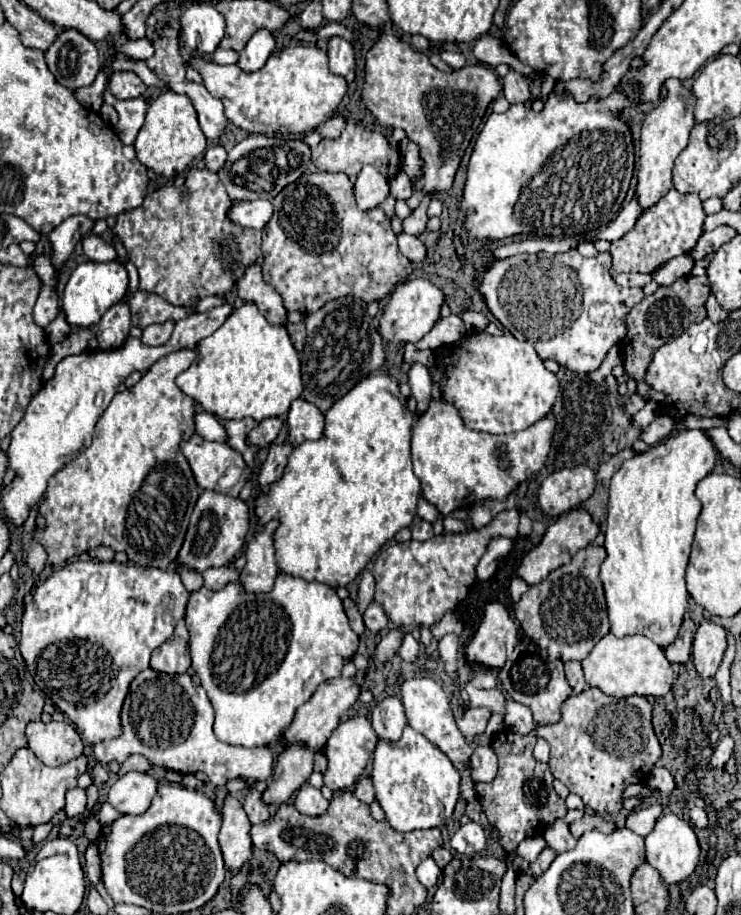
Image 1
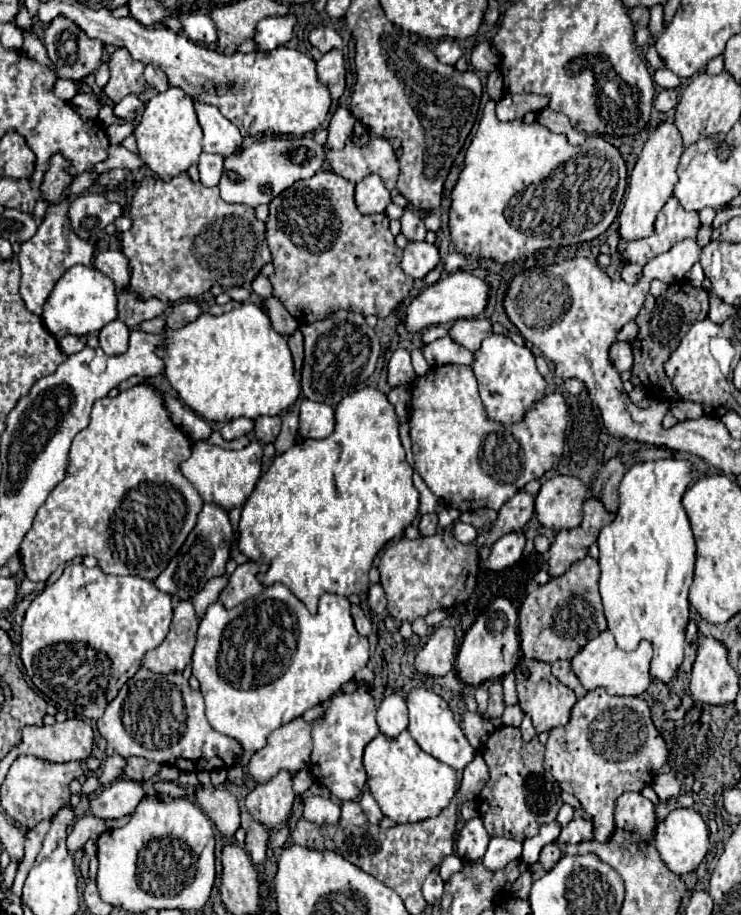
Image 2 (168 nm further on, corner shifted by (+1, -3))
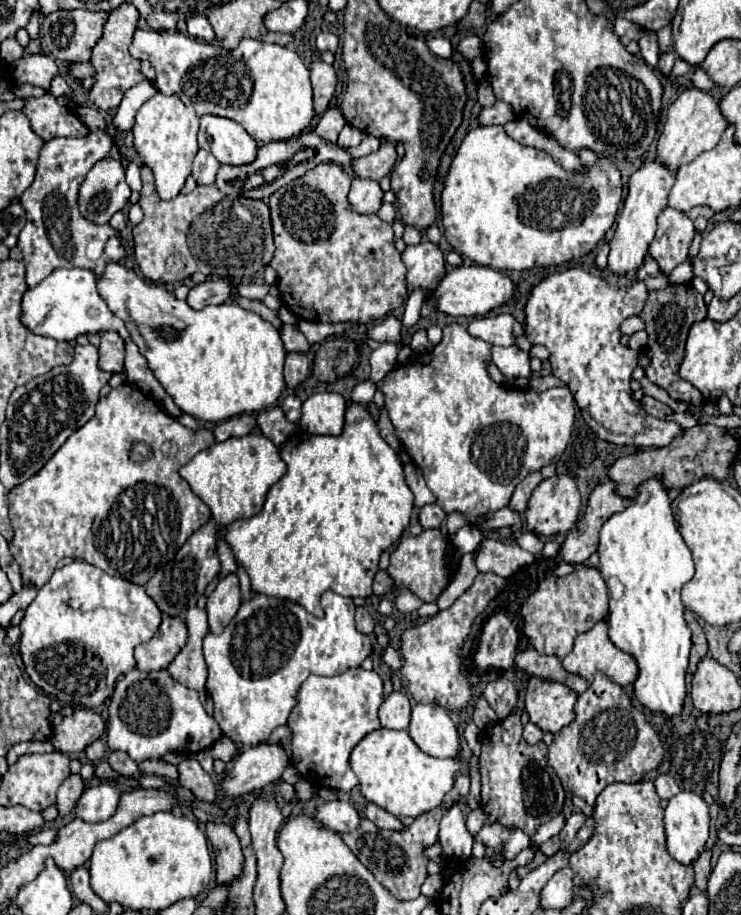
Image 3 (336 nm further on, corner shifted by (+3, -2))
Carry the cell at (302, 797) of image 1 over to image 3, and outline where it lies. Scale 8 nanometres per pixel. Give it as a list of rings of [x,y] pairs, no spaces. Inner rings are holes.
[[[328,801],[318,807],[318,821],[322,821],[328,829],[338,833],[354,831],[360,825],[360,815],[356,807],[348,801]]]

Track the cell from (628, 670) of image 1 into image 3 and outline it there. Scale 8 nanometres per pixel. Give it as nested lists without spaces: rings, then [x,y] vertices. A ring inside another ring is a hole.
[[[604,621],[596,623],[588,633],[582,633],[576,643],[574,643],[574,649],[562,659],[562,667],[568,671],[568,673],[576,673],[584,679],[588,679],[588,683],[592,683],[594,675],[600,671],[604,675],[608,675],[610,679],[614,679],[618,685],[626,687],[630,683],[634,683],[634,679],[638,677],[638,665],[634,661],[632,655],[620,651],[618,647],[614,647],[614,643],[608,639],[608,627]]]

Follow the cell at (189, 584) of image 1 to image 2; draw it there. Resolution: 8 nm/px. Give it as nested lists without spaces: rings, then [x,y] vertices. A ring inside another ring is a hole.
[[[180,600],[174,610],[166,640],[144,656],[144,668],[158,674],[170,674],[182,672],[186,666],[190,666],[198,622],[200,620],[196,616],[192,600]]]

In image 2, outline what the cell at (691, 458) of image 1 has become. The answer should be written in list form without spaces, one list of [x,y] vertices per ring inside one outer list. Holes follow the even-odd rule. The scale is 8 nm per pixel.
[[[664,458],[664,460],[652,460],[652,462],[636,462],[622,478],[618,494],[620,494],[620,506],[616,512],[616,518],[612,524],[604,526],[600,536],[598,536],[598,546],[600,546],[600,596],[602,596],[602,604],[604,604],[604,612],[606,612],[606,620],[608,620],[608,630],[614,634],[616,644],[620,648],[636,648],[640,640],[648,640],[652,642],[654,648],[654,656],[652,656],[652,676],[668,682],[676,668],[682,664],[684,660],[684,634],[686,634],[686,624],[688,624],[688,610],[690,610],[690,602],[688,602],[688,588],[692,584],[692,574],[694,574],[694,554],[696,554],[696,546],[694,546],[694,534],[690,528],[690,520],[688,514],[682,506],[682,496],[688,490],[692,482],[692,462],[688,458]]]

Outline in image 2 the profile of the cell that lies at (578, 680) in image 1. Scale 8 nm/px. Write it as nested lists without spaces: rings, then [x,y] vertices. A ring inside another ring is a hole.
[[[558,660],[558,662],[554,662],[554,664],[552,664],[552,674],[554,674],[562,684],[566,684],[568,688],[572,688],[572,690],[576,692],[578,698],[586,694],[586,690],[584,690],[582,684],[578,682],[576,674],[572,672],[572,664],[570,664],[570,660]]]

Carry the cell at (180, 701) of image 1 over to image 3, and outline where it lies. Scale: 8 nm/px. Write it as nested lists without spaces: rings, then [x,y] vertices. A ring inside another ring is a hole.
[[[132,669],[124,675],[124,679],[114,689],[114,699],[110,703],[110,717],[108,717],[108,747],[112,751],[126,751],[136,763],[144,759],[160,759],[166,753],[198,753],[202,749],[208,749],[214,745],[214,741],[222,735],[218,723],[204,711],[198,693],[194,689],[188,689],[186,685],[174,681],[168,671],[140,671]]]

